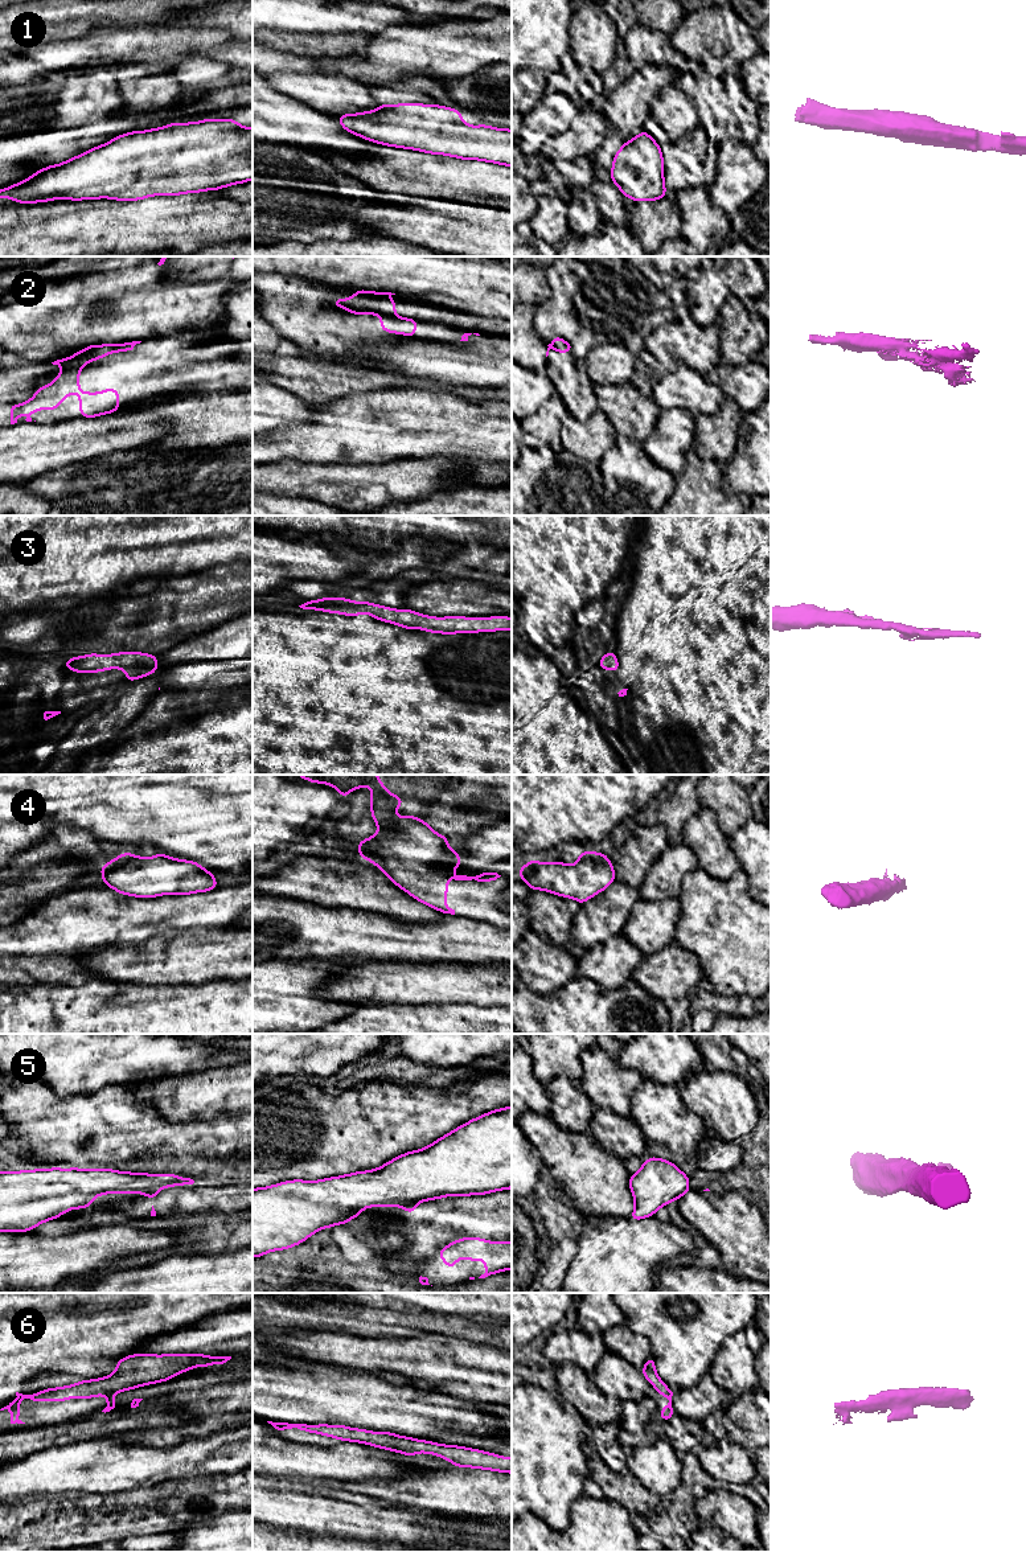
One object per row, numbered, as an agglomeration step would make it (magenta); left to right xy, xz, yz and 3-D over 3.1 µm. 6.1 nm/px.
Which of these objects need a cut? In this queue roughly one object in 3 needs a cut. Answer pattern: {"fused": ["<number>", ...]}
{"fused": ["2", "5"]}

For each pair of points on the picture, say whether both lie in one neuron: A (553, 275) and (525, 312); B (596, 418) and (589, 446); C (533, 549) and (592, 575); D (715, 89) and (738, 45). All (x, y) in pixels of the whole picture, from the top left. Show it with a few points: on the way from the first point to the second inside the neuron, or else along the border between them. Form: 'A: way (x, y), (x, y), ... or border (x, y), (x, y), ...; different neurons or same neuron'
A: border (533, 308), (533, 327), (541, 339); different neurons
B: way (596, 425), (596, 434), (591, 439); same neuron
C: way (548, 549), (566, 549), (578, 561); same neuron
D: border (706, 73), (721, 78); different neurons

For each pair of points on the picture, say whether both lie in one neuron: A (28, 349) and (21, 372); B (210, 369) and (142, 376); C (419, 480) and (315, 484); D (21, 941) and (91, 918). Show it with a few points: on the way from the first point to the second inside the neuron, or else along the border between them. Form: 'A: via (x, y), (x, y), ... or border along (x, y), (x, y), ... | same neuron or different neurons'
A: border along (61, 357), (53, 361), (31, 364) | different neurons
B: via (193, 369), (175, 369), (169, 374), (159, 374) | same neuron
C: via (393, 479), (351, 477), (341, 483) | same neuron
D: via (39, 932), (74, 923) | same neuron

